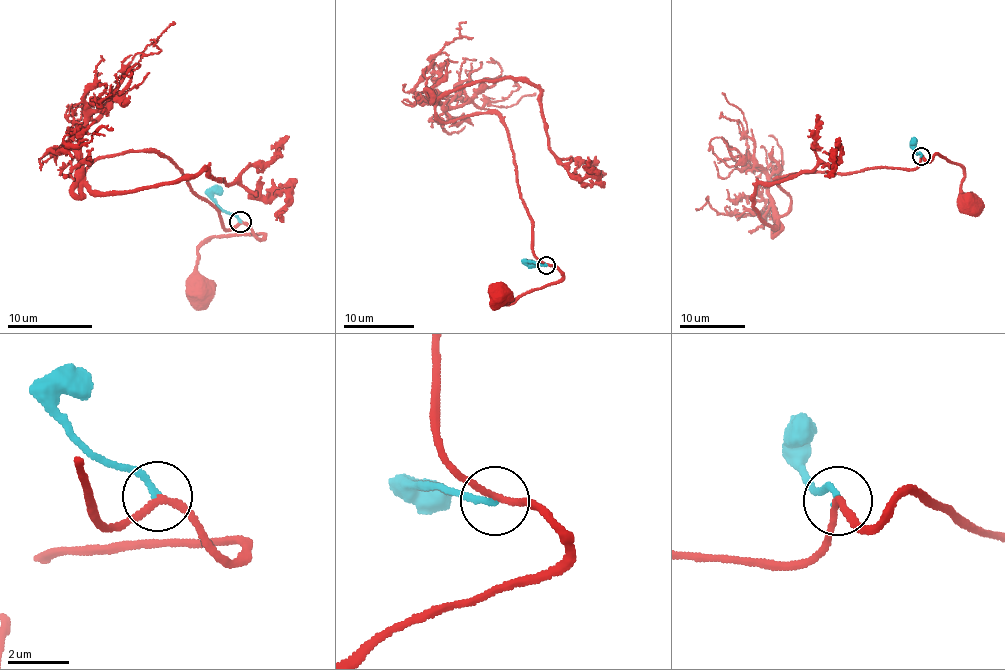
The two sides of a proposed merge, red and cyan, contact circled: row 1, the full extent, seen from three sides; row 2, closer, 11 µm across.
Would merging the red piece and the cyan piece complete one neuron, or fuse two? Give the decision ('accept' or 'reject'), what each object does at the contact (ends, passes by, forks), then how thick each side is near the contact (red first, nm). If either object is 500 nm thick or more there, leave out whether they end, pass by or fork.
reject; red passes by; cyan ends there; 190 nm thick on the red side, 200 nm on the other

